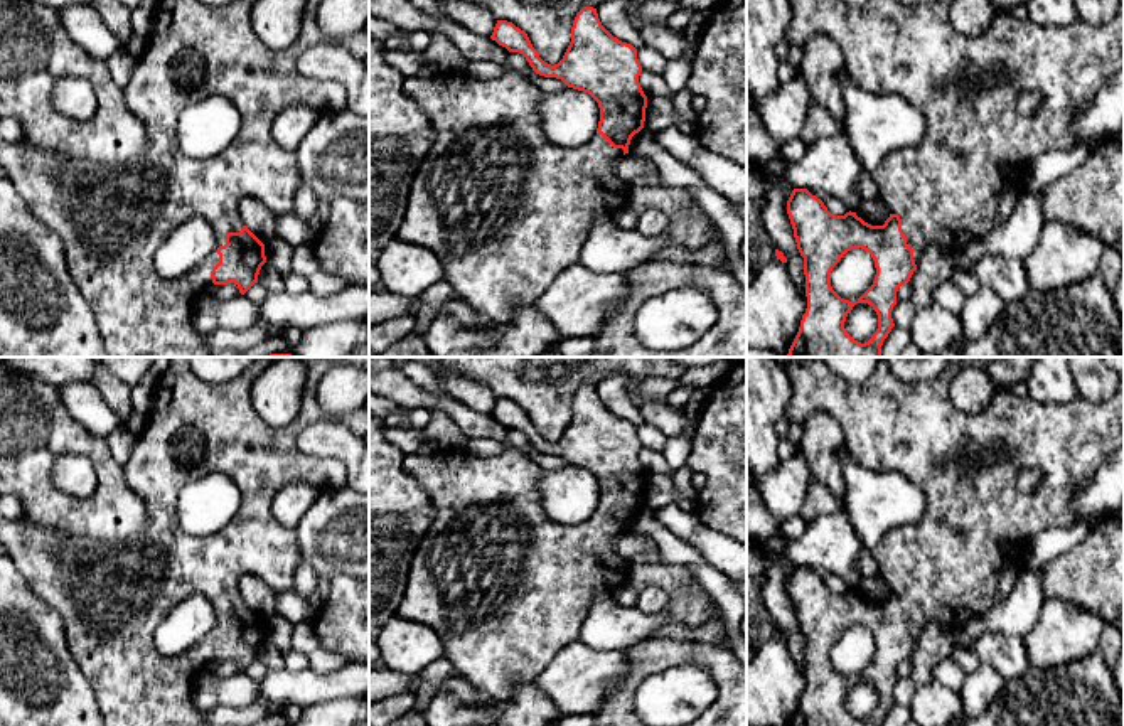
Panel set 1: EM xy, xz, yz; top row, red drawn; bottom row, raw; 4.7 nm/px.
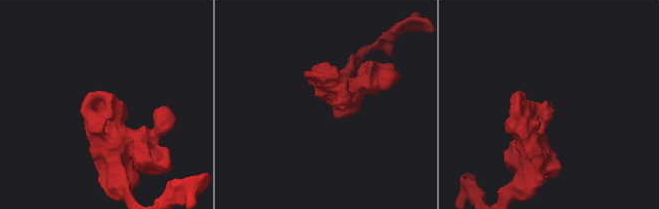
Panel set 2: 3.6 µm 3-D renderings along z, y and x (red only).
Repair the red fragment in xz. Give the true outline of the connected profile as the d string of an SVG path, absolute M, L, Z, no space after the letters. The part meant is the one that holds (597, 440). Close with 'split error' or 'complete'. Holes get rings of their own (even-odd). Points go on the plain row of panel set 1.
M583 384L576 391L571 419L554 443L539 435L527 411L512 399L497 398L490 416L509 430L522 431L536 451L561 456L568 465L588 470L600 485L593 515L576 526L563 526L546 515L538 490L544 470L519 450L504 446L489 458L465 450L440 450L426 456L406 455L403 462L404 472L430 495L435 519L413 553L398 615L431 627L440 635L443 655L453 664L455 674L494 701L506 701L522 684L534 682L553 657L580 637L595 598L612 598L629 579L629 561L613 551L613 541L629 531L632 514L644 505L647 473L639 460L642 443L637 426L613 414L593 384Z | split error

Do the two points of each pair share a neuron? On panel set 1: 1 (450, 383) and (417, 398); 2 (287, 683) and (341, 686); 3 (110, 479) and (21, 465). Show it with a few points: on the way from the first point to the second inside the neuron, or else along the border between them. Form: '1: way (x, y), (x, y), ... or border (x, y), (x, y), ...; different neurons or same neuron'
1: border (449, 395), (484, 413); different neurons
2: way (300, 686), (327, 686); same neuron
3: way (93, 502), (59, 504), (44, 489); same neuron

